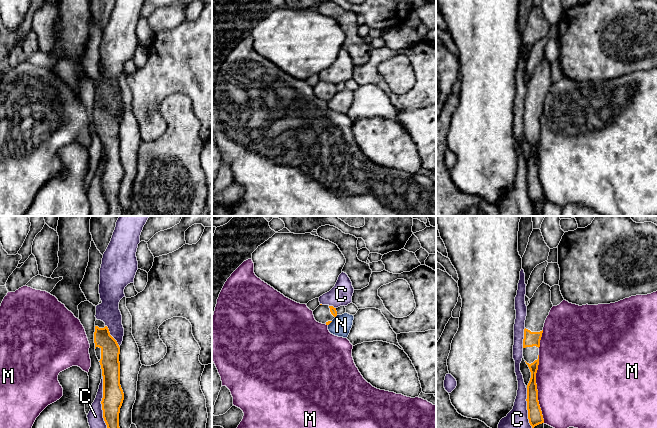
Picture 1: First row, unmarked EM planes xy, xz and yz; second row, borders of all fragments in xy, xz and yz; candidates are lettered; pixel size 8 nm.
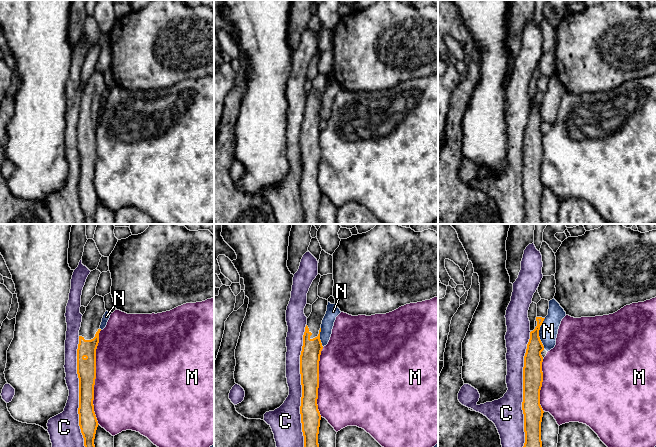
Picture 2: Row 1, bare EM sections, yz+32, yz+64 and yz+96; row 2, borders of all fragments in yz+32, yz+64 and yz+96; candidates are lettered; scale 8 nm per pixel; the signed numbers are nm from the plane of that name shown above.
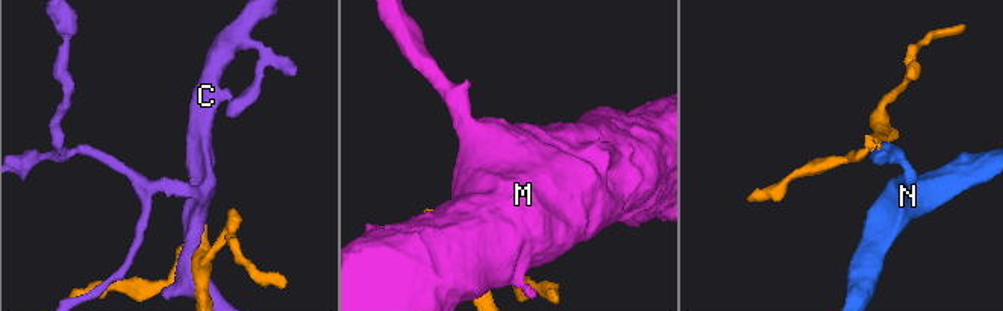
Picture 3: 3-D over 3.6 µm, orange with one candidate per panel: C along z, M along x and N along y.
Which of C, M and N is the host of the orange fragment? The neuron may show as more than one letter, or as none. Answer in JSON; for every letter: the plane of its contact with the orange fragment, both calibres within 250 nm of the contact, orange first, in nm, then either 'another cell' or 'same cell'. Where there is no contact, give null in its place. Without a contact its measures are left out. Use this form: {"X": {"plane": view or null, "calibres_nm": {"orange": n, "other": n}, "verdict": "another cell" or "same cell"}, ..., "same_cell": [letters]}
{"C": {"plane": "xy", "calibres_nm": {"orange": 170, "other": 140}, "verdict": "another cell"}, "M": {"plane": "yz", "calibres_nm": {"orange": 120, "other": 480}, "verdict": "another cell"}, "N": {"plane": "xz", "calibres_nm": {"orange": 30, "other": 160}, "verdict": "another cell"}, "same_cell": []}

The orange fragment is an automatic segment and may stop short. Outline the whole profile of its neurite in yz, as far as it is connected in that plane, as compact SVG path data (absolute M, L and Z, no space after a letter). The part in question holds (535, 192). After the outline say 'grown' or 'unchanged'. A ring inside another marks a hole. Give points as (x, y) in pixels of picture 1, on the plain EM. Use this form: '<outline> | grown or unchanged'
M544 58L538 63L527 82L525 96L523 133L531 148L531 154L527 161L526 177L528 195L533 205L535 202L544 199L538 177L536 149L539 141L539 123L544 99L553 83L550 65L551 63Z | grown

